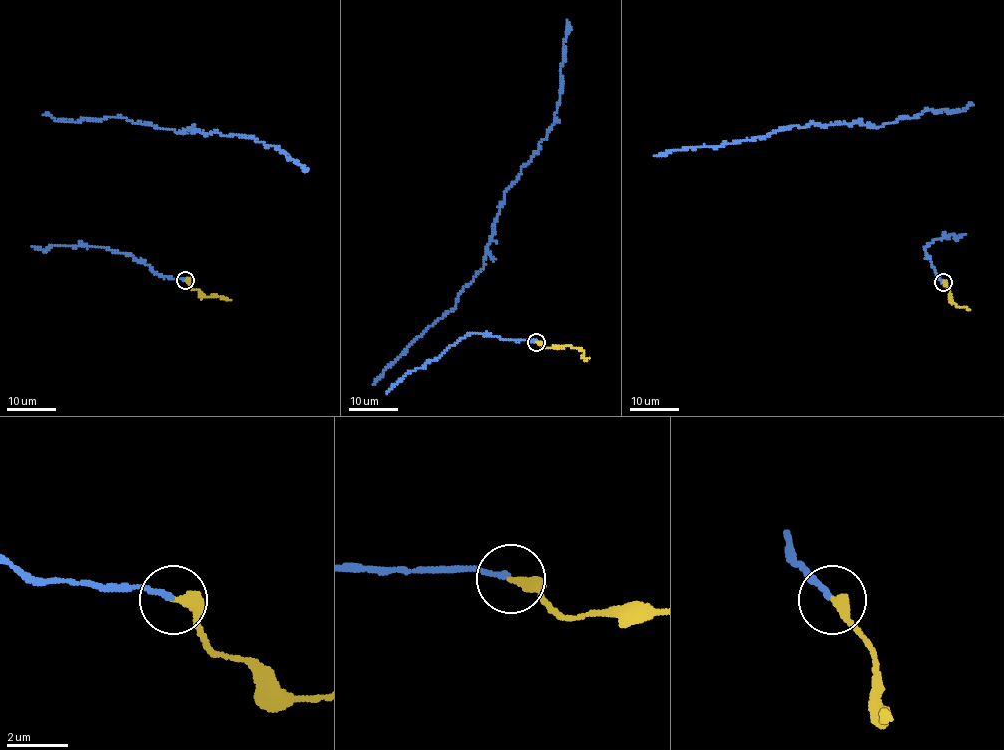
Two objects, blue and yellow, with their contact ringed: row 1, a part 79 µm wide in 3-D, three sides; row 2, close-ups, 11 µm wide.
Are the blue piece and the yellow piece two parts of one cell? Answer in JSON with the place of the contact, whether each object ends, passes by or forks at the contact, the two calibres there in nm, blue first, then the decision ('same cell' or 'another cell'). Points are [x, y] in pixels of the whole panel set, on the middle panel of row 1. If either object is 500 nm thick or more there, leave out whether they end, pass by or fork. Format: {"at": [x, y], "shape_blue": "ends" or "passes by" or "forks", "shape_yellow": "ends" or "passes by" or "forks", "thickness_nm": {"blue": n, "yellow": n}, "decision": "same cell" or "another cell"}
{"at": [536, 342], "shape_blue": "ends", "shape_yellow": "ends", "thickness_nm": {"blue": 160, "yellow": 380}, "decision": "same cell"}

